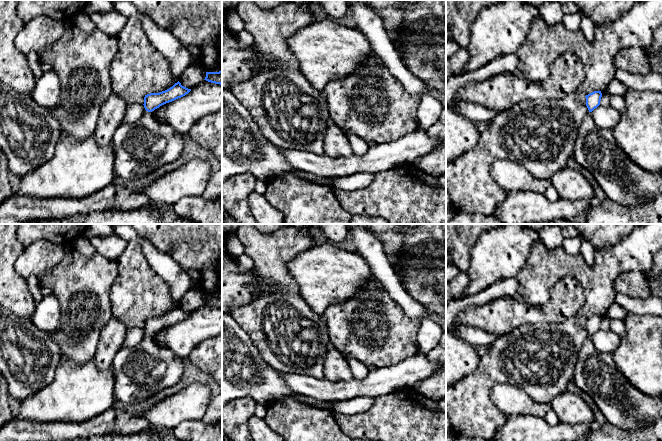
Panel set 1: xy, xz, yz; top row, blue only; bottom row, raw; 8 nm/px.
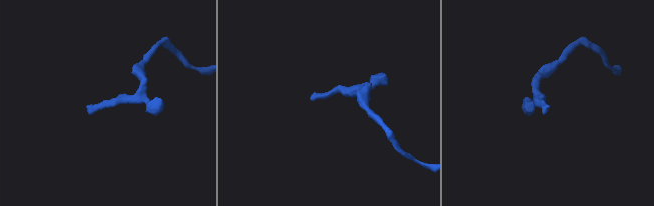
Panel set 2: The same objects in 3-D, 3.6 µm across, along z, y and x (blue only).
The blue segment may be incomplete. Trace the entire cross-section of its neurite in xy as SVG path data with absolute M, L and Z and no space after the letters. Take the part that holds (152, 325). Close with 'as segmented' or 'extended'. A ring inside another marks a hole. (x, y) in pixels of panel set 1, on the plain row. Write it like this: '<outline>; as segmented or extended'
M178 305L165 315L145 319L143 341L134 347L122 347L111 364L116 400L135 403L180 381L184 373L183 359L157 346L151 336L190 315Z; extended

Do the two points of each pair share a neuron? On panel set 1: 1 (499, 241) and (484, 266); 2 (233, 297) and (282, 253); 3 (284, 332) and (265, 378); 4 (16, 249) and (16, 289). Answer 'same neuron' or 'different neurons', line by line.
1: same neuron
2: different neurons
3: different neurons
4: same neuron

